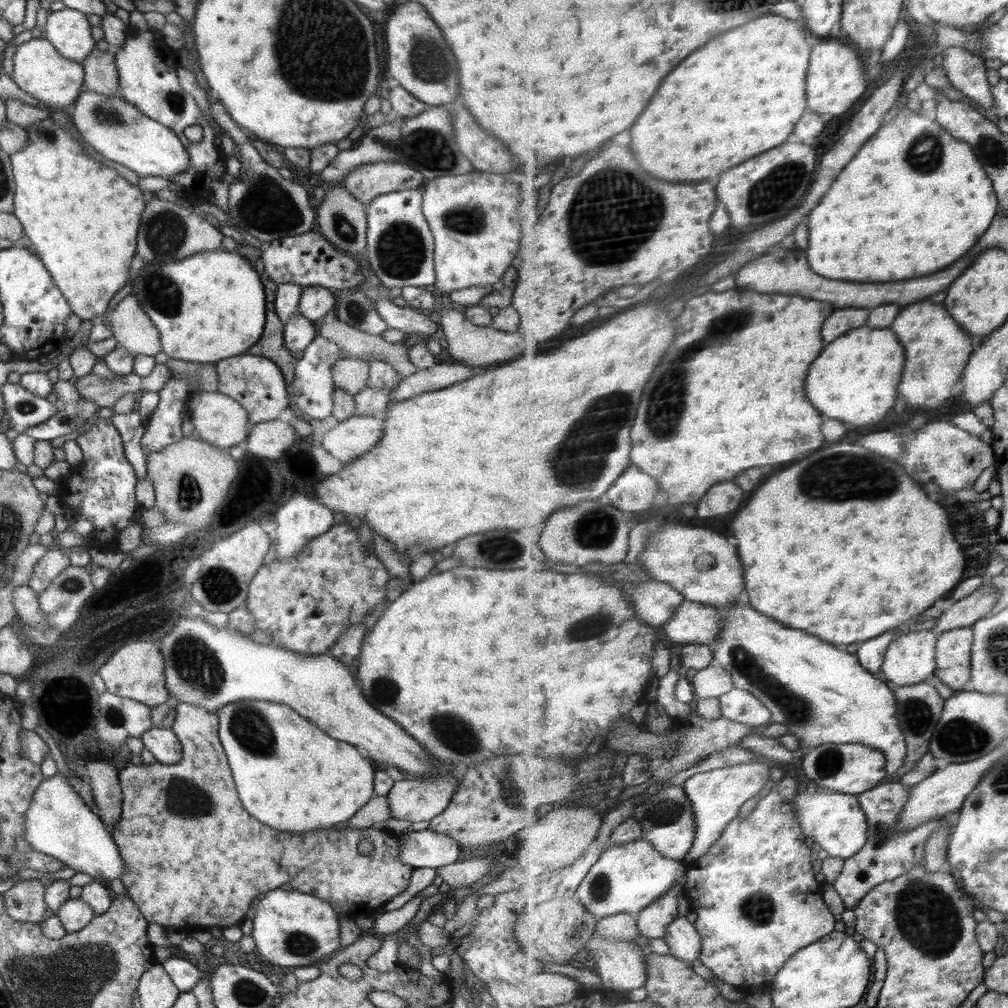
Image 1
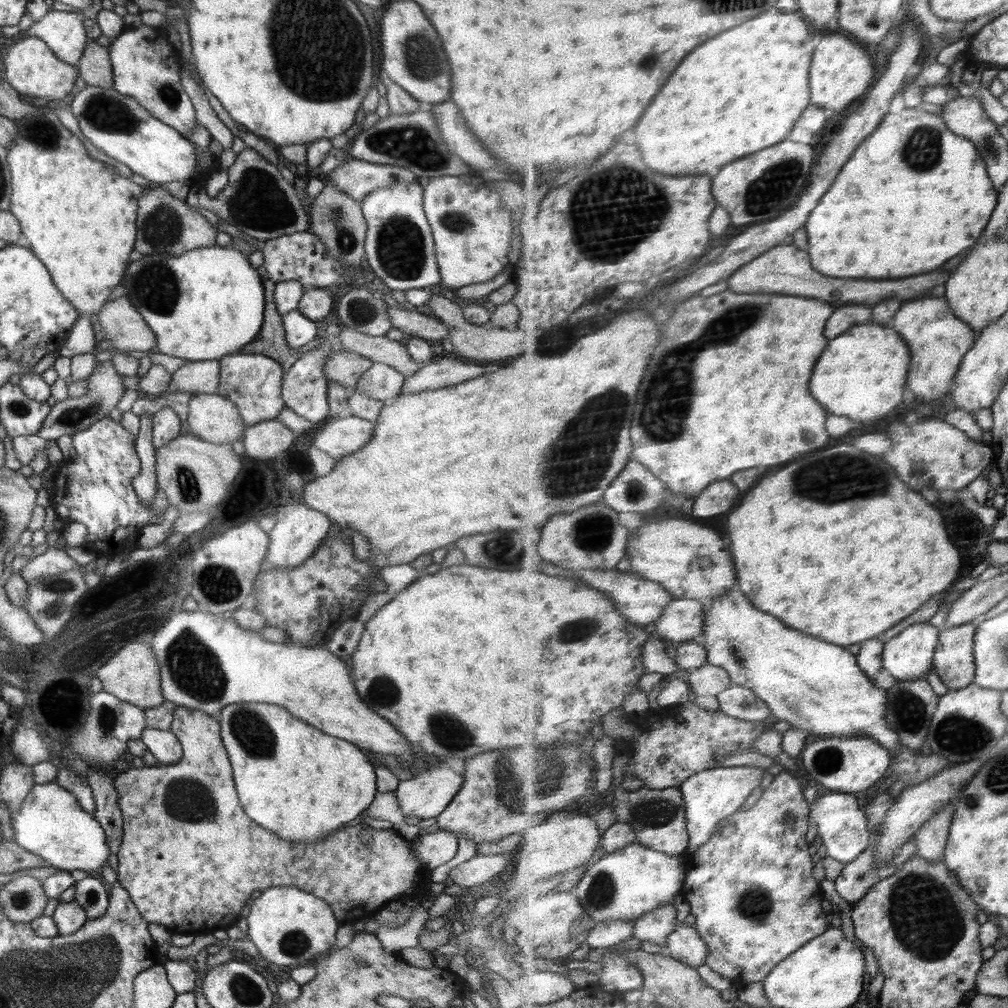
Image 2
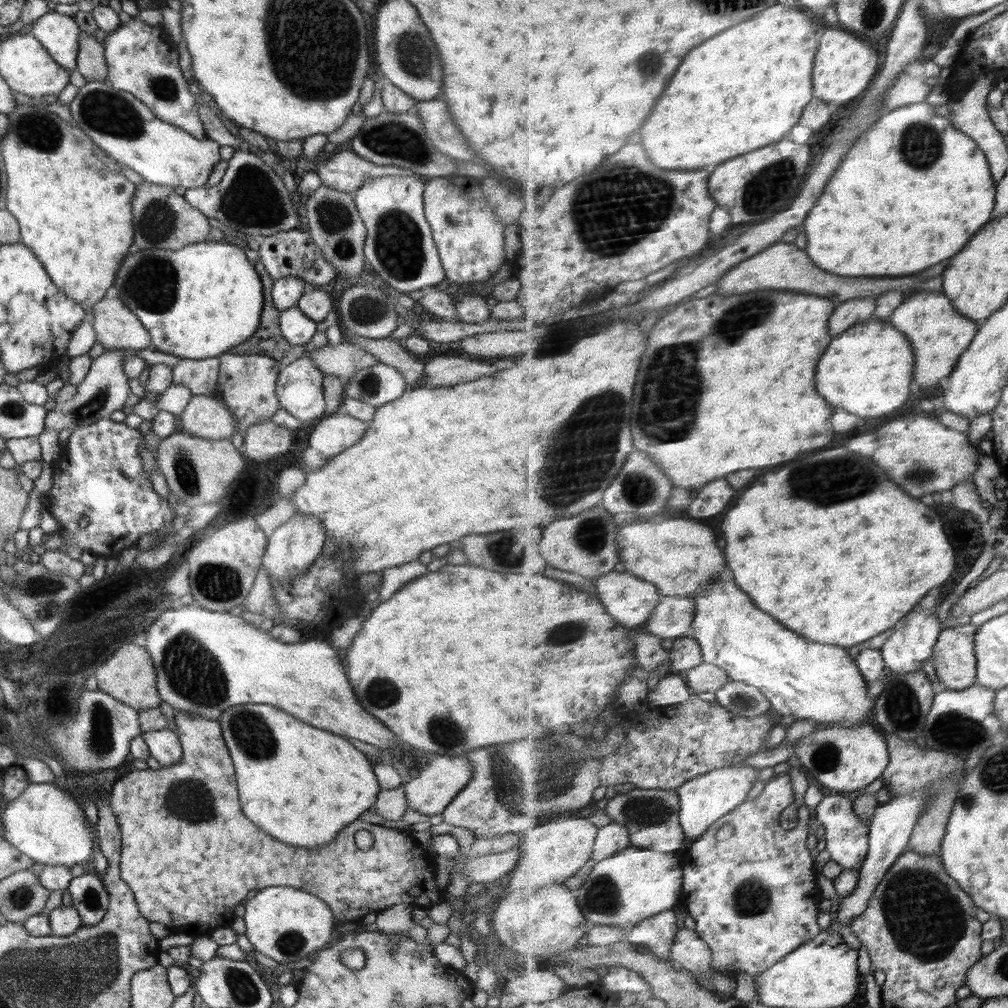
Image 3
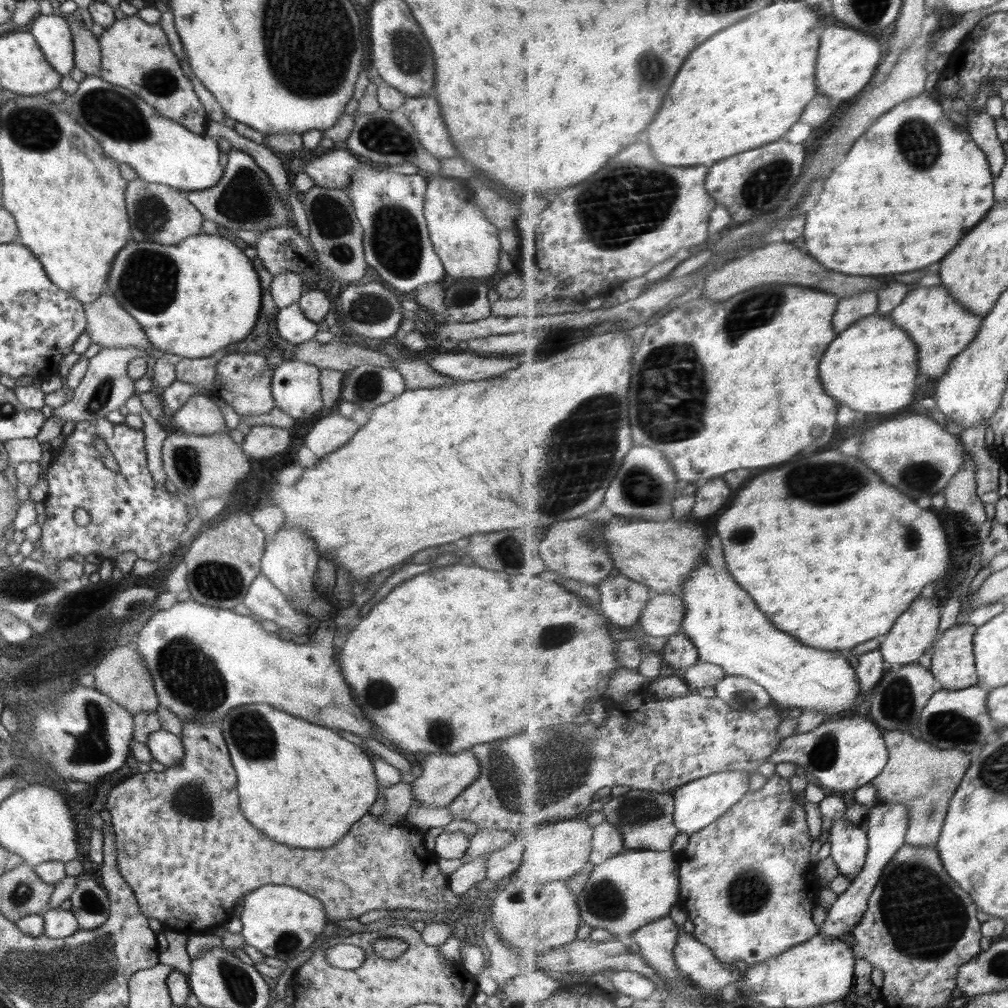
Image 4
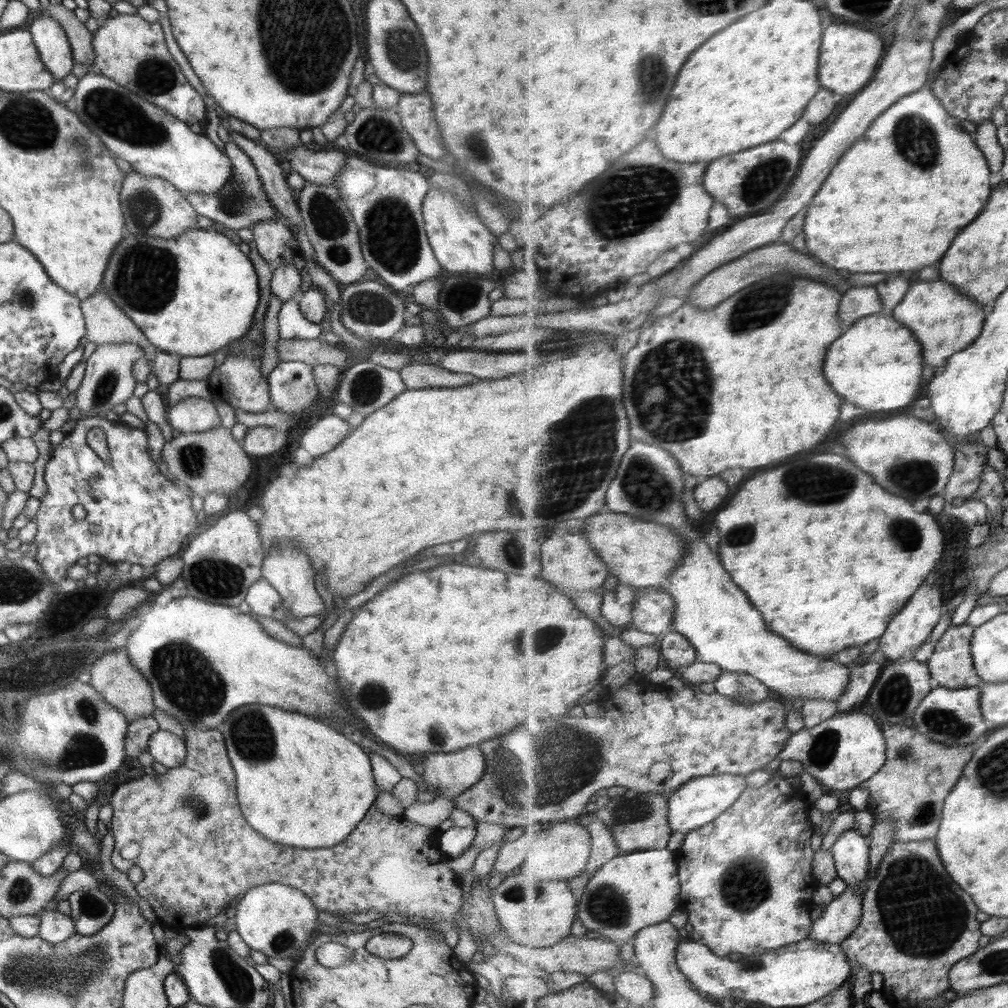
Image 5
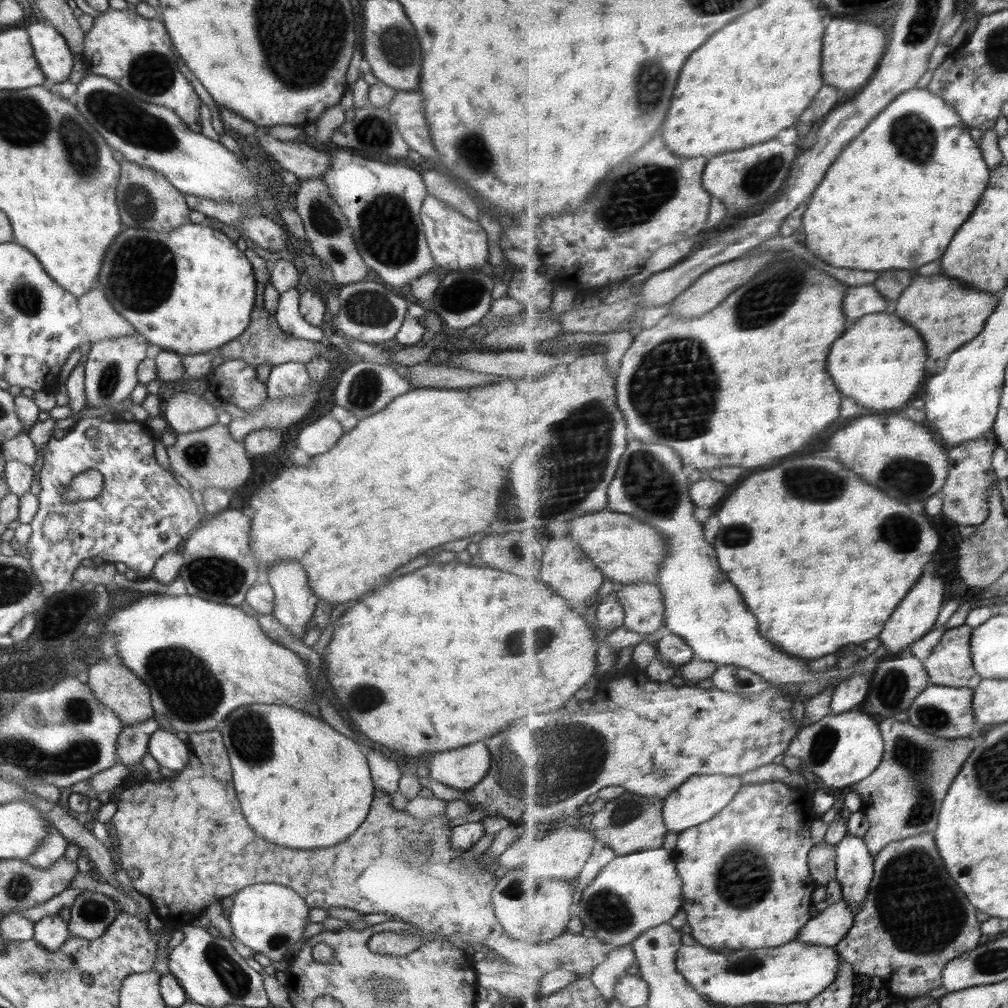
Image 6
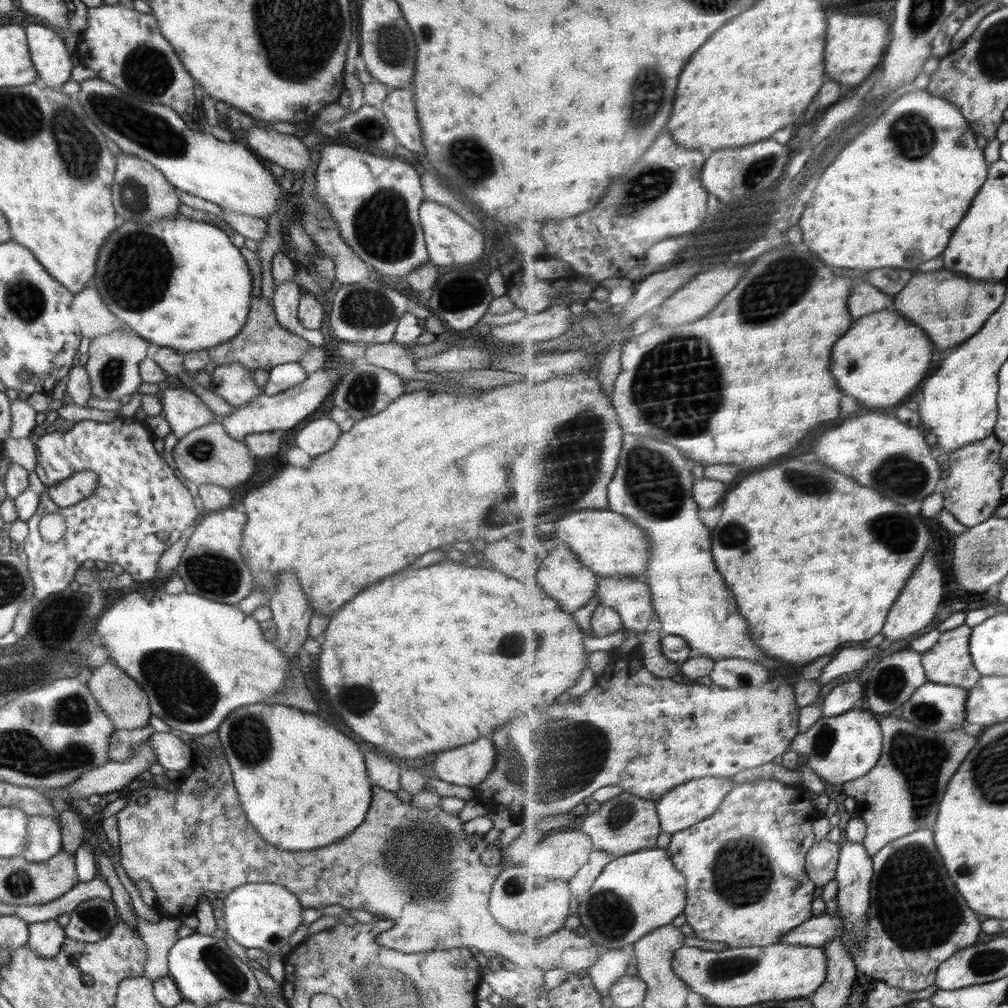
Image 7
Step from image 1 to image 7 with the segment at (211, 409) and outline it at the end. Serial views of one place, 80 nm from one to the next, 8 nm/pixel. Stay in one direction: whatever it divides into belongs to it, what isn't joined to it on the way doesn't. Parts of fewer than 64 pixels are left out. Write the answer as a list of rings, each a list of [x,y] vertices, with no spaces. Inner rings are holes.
[[[184,386],[166,389],[162,393],[161,404],[172,434],[179,439],[210,424],[216,416],[197,394]]]

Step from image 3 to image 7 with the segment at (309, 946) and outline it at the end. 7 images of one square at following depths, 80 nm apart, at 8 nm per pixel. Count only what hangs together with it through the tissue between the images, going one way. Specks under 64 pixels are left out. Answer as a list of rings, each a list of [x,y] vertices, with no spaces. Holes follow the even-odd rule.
[[[256,882],[243,884],[222,895],[223,919],[220,921],[228,934],[238,944],[246,948],[259,948],[269,952],[269,962],[274,967],[273,979],[276,984],[283,984],[284,959],[278,958],[280,949],[289,944],[290,936],[294,934],[302,923],[303,909],[300,908],[300,901],[285,886],[280,883]]]

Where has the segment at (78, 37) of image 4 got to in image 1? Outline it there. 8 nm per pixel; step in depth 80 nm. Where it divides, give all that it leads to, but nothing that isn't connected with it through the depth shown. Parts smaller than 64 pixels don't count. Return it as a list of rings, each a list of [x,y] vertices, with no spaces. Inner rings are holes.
[[[95,49],[82,62],[83,84],[87,90],[93,90],[104,96],[119,94],[119,76],[115,63],[115,53],[112,50]]]

